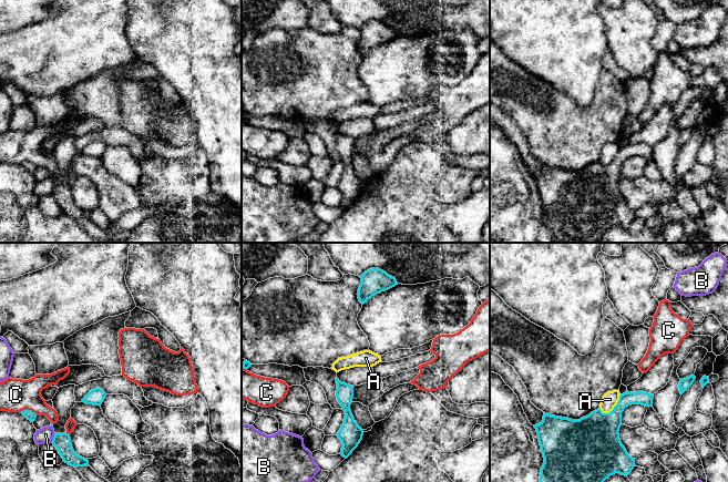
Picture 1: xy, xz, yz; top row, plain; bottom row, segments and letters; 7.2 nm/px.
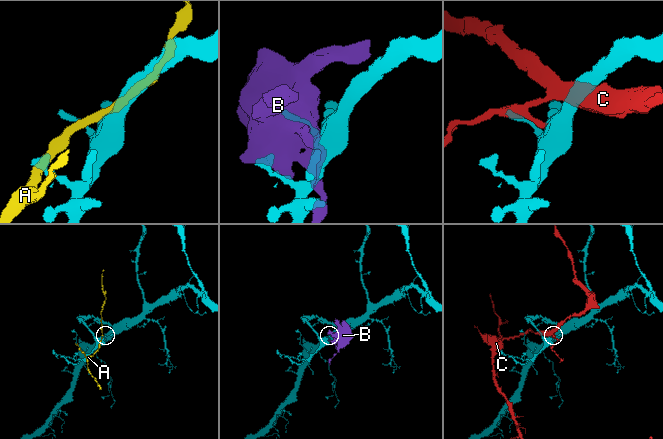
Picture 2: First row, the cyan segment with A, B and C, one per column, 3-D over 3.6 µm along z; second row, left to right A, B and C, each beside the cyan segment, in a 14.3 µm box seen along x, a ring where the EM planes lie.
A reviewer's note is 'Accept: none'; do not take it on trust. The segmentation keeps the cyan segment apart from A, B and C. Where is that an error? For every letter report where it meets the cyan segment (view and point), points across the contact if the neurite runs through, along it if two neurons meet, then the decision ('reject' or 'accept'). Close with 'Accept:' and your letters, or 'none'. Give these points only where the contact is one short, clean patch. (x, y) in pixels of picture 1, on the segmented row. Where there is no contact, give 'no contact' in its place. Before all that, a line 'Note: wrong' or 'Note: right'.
Note: right
A: meets cyan in yz at (614, 408); reject
B: meets cyan in xy at (53, 437); border along xy (54, 432), (51, 441); reject
C: meets cyan in xy at (29, 410); reject
Accept: none

